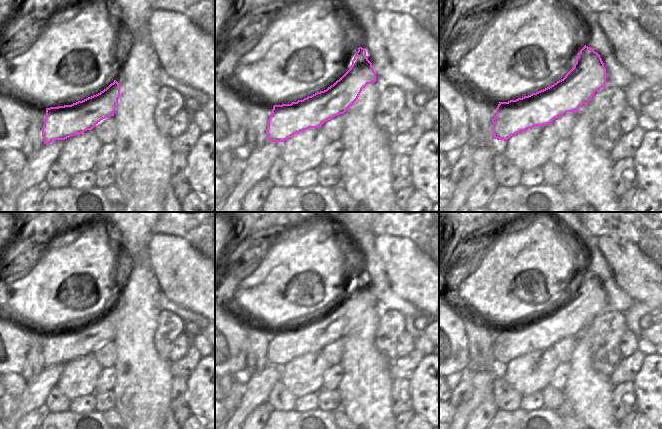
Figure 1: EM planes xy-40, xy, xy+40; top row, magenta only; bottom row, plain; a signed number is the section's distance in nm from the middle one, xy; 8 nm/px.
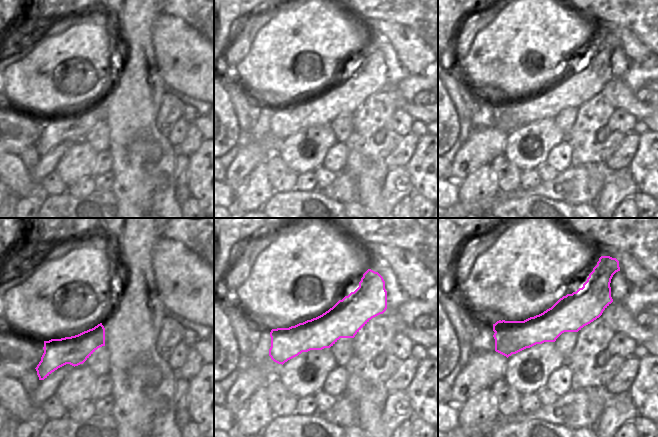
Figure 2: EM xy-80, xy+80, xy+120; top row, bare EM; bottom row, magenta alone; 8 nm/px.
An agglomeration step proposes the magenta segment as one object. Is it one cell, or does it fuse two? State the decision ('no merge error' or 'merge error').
merge error

